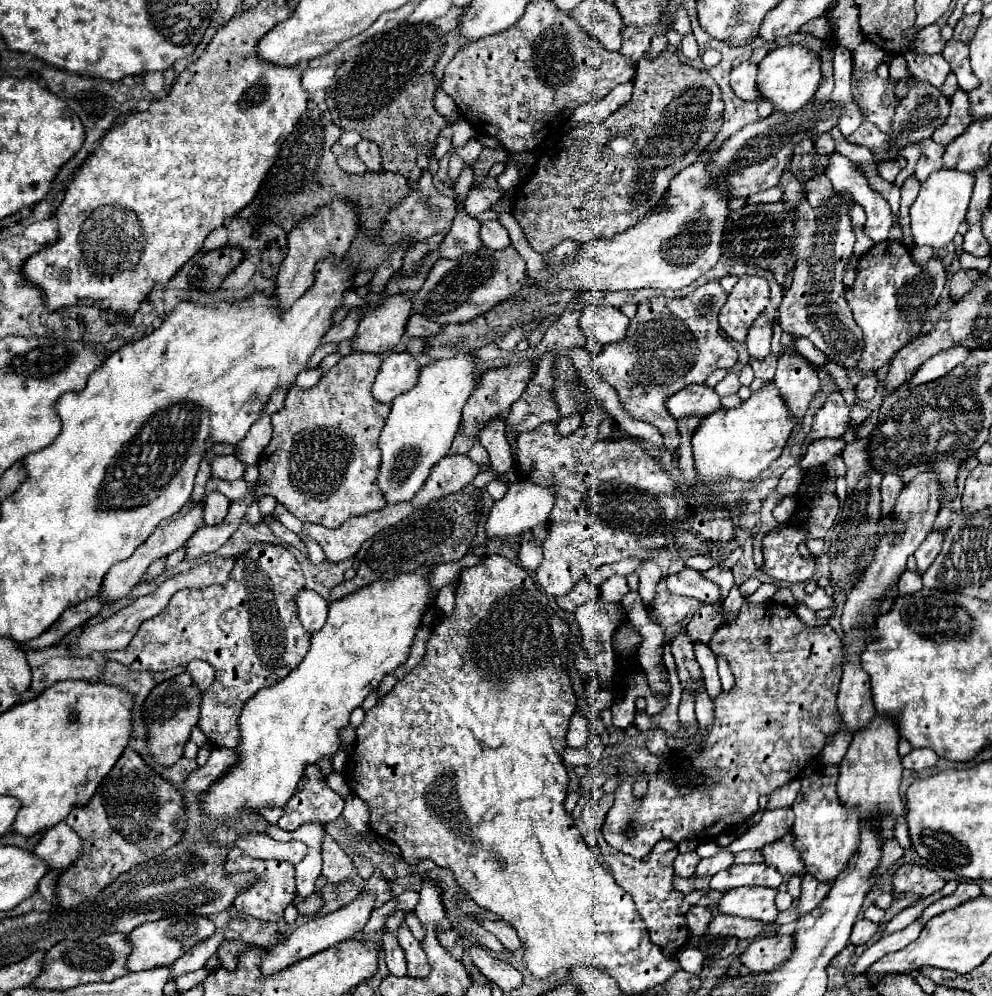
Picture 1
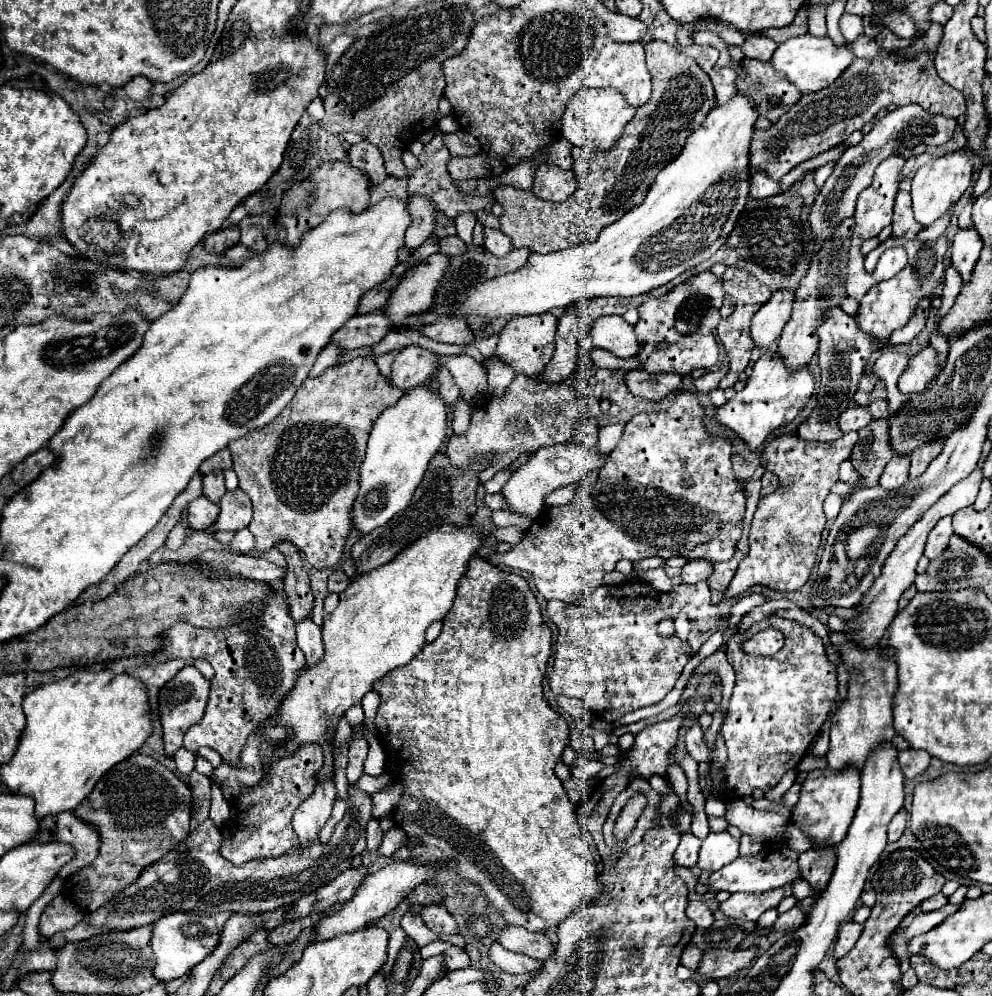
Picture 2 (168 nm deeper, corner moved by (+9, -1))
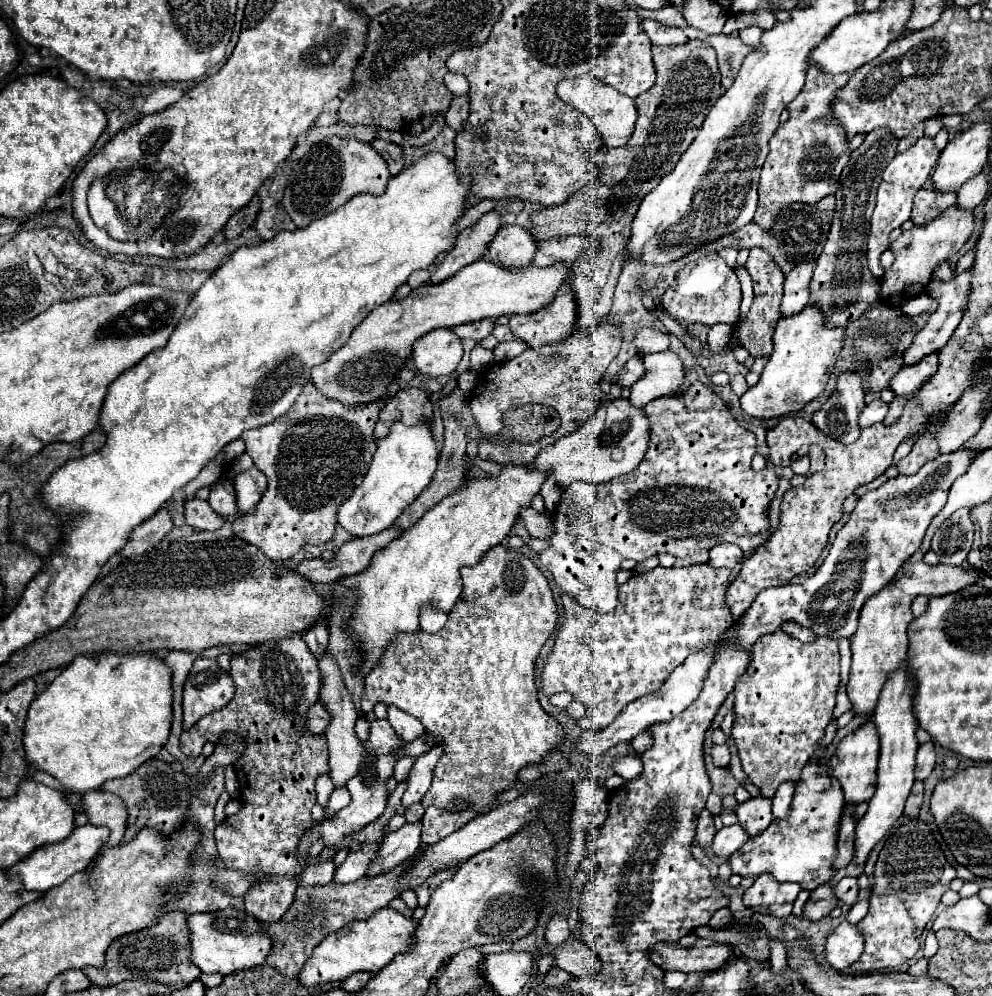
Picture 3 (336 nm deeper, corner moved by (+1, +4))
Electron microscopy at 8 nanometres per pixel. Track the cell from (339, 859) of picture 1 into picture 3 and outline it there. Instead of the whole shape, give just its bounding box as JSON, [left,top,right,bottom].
[328,786,350,812]

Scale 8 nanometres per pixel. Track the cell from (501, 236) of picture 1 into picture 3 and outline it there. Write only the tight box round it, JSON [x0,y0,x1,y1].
[486,226,538,268]

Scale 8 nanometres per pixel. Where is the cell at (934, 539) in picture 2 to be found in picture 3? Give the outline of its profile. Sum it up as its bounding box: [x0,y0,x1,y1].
[932,508,974,566]

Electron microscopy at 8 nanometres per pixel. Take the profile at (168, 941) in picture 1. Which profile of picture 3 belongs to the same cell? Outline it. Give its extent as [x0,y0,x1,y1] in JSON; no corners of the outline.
[188,908,272,976]

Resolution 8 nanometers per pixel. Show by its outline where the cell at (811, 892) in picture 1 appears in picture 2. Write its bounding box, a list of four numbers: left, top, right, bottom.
[798,849,836,891]

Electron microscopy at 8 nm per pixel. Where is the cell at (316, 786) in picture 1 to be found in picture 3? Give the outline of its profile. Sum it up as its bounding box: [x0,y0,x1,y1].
[180,636,336,922]

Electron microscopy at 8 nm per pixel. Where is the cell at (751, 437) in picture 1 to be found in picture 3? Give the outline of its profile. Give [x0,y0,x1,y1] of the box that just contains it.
[740,302,844,418]

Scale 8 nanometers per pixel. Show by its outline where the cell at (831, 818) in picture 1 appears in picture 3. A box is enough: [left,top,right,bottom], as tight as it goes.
[830,724,880,804]

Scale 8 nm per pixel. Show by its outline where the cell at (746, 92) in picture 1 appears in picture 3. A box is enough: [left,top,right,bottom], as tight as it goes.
[754,66,850,228]

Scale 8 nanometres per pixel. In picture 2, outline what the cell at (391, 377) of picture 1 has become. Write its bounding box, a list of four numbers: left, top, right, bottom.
[388,345,436,391]

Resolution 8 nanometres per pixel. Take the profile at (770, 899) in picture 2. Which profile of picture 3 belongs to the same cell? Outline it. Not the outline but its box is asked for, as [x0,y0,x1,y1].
[744,872,800,920]

